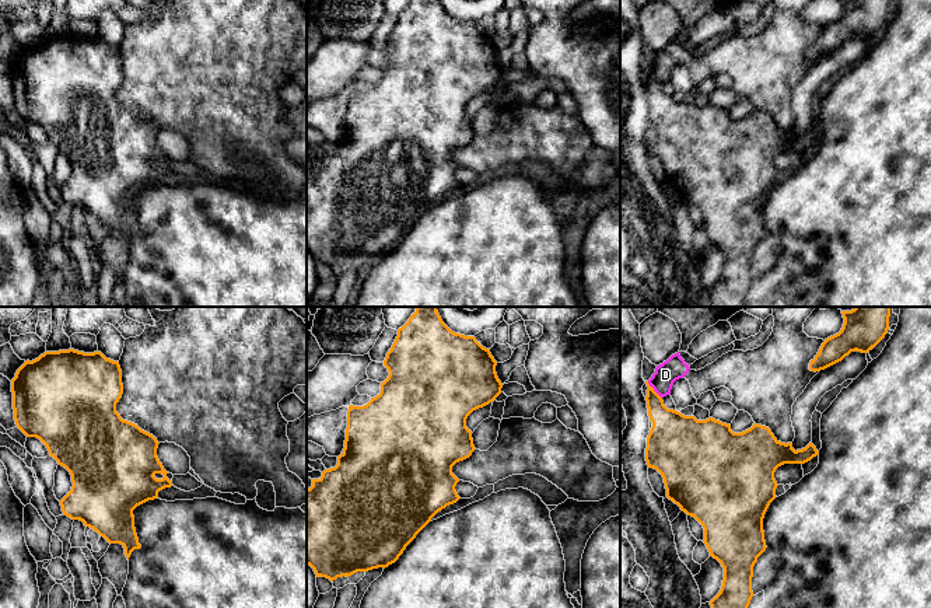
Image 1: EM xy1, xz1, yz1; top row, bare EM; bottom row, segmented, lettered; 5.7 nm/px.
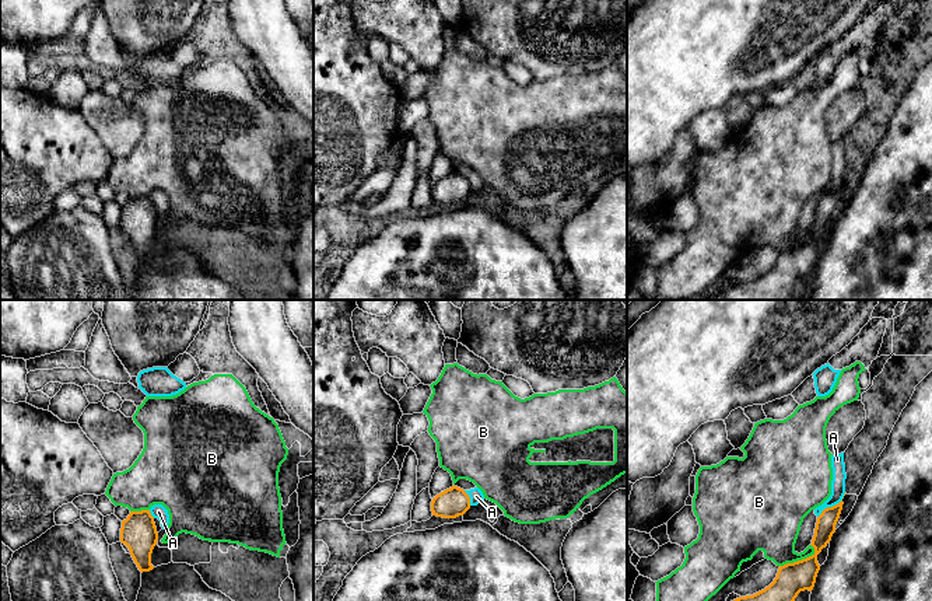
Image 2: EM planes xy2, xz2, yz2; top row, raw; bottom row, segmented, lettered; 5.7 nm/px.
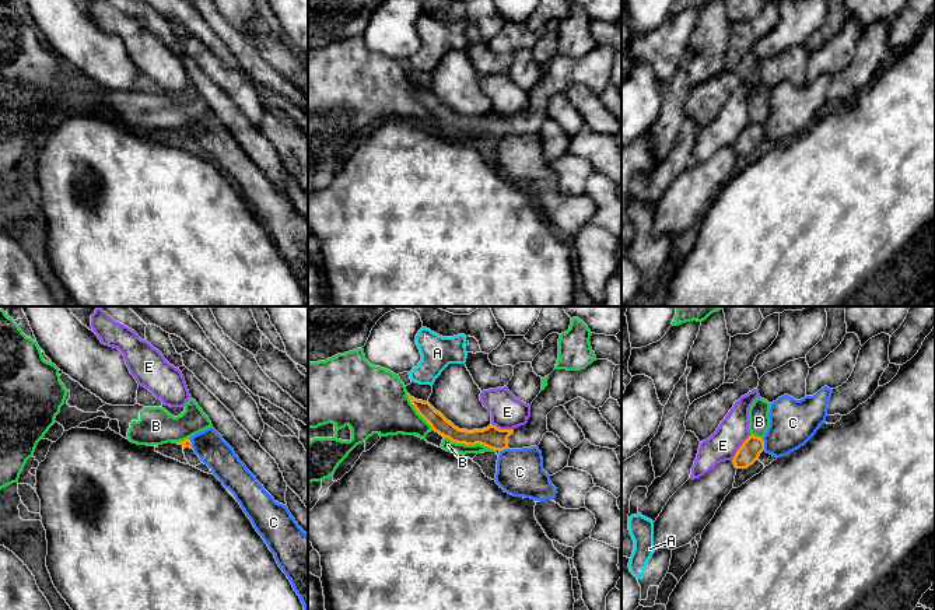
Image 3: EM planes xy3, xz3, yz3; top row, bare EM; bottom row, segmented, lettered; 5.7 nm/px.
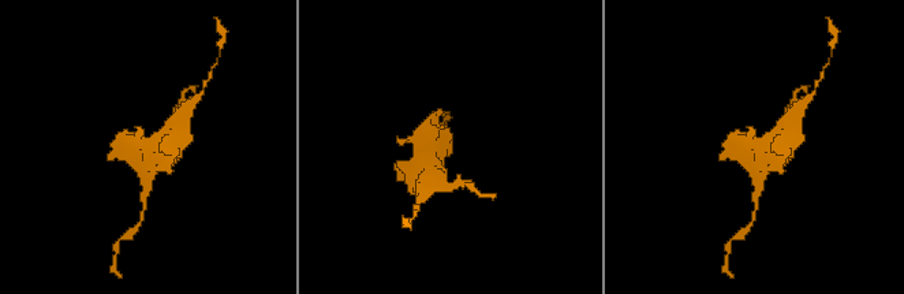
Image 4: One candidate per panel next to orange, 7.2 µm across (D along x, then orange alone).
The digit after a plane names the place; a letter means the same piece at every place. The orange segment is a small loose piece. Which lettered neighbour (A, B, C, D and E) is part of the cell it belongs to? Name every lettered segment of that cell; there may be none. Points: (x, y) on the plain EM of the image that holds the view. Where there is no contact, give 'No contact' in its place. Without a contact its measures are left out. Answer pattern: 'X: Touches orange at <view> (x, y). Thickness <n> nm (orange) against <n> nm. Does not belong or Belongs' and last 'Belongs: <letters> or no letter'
A: Touches orange at yz2 (833, 192). Thickness 110 nm (orange) against 80 nm. Does not belong
B: Touches orange at xz3 (469, 130). Thickness 130 nm (orange) against 70 nm. Does not belong
C: Touches orange at yz3 (763, 130). Thickness 120 nm (orange) against 280 nm. Does not belong
D: Touches orange at yz1 (653, 76). Thickness 220 nm (orange) against 130 nm. Does not belong
E: Touches orange at yz3 (739, 135). Thickness 120 nm (orange) against 180 nm. Does not belong
Belongs: no letter

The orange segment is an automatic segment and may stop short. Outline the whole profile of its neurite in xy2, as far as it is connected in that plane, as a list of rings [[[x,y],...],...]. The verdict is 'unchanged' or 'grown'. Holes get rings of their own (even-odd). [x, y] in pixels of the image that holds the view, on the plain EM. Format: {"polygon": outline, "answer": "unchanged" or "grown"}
{"polygon": [[[150,196],[130,198],[127,205],[122,207],[120,228],[129,234],[141,259],[154,255],[151,240],[157,227],[158,219]]], "answer": "unchanged"}

